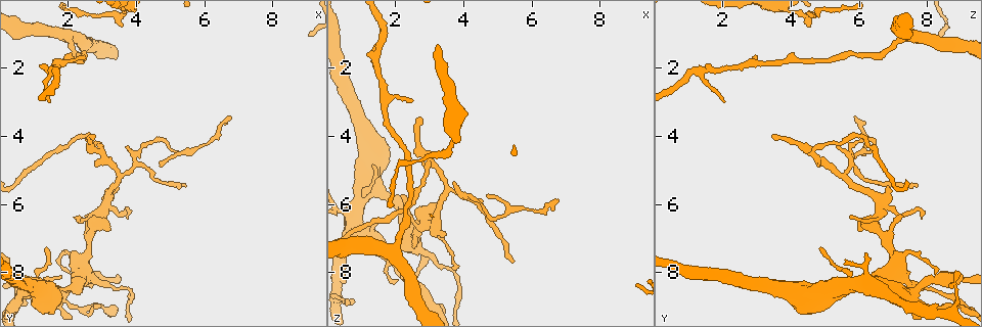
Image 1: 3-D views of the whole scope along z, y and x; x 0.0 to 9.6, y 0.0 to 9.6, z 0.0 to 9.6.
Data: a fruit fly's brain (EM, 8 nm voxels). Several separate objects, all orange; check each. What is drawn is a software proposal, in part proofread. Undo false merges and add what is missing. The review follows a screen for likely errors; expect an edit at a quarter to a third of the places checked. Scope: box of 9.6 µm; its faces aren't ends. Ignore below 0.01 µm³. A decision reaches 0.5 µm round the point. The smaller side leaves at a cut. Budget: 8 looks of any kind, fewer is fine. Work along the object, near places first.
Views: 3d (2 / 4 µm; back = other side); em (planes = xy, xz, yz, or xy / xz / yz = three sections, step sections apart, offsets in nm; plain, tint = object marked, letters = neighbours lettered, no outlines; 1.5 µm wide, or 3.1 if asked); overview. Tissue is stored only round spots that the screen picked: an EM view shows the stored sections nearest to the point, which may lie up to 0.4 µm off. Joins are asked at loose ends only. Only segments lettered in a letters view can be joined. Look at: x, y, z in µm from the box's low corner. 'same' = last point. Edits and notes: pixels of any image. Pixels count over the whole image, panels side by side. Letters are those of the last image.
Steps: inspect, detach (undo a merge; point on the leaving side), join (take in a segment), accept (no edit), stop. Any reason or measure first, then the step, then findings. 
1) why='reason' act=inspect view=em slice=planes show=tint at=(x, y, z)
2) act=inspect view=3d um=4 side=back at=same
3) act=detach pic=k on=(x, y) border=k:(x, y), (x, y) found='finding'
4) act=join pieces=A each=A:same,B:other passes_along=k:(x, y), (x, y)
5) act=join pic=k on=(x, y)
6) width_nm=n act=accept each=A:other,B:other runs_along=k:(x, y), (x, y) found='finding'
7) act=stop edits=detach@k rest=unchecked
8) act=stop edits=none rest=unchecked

why='tapers out' act=inspect view=em slice=planes show=tint at=(6.85, 3.45, 5.90)

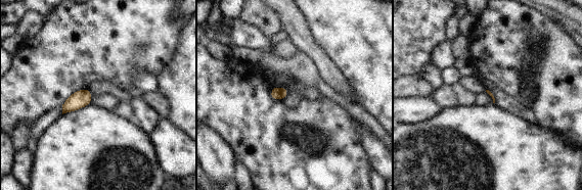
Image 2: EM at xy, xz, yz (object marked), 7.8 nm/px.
why='what lies round it' act=inspect view=em slice=planes show=letters at=same

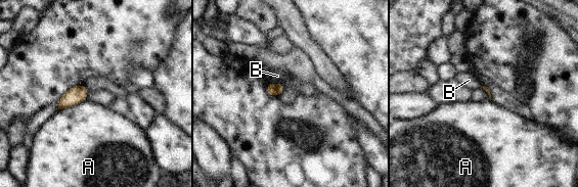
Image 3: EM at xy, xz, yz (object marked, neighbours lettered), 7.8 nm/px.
act=accept each=A:other,B:other border=3:(272, 82), (281, 84) found='none of them fits'

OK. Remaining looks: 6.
why='a narrow waist' act=inspect view=3d um=2 side=back at=(2.85, 6.60, 6.40)

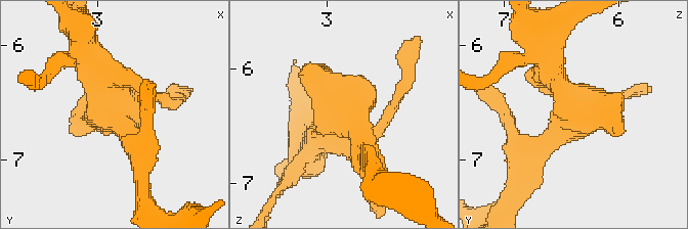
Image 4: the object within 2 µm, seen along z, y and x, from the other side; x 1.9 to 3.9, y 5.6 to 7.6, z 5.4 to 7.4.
why='need the tissue' act=inspect view=em slice=planes show=letters at=(2.86, 6.58, 6.40)

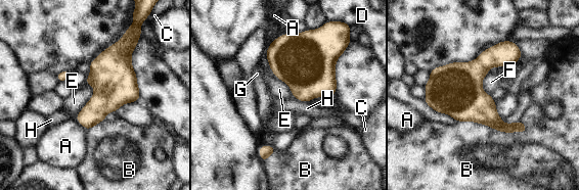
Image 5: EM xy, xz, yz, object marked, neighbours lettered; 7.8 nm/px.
act=accept each=A:other,B:other,C:other,D:other,E:other,F:other,G:other,H:other border=5:(89, 84), (93, 94), (74, 117) found='continuous, no second neuron'

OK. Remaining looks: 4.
why='branch stops here' act=inspect view=em slice=planes show=letters at=(2.60, 1.75, 3.00)

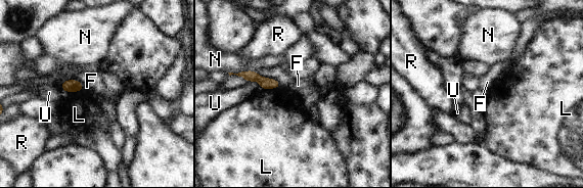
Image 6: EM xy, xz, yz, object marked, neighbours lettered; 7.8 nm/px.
act=accept each=F:other,L:other,N:other,R:other,U:other runs_along=6:(243, 74), (276, 85) found='none of them fits'

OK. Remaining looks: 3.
act=stop edits=none rest=unchecked

